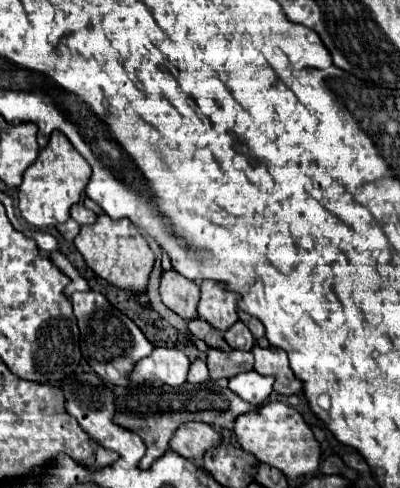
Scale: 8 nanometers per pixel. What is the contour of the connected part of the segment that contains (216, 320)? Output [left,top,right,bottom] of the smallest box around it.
[198,281,240,331]

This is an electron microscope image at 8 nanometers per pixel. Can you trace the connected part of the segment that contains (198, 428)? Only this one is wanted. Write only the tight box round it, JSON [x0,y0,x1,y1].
[170,423,222,459]

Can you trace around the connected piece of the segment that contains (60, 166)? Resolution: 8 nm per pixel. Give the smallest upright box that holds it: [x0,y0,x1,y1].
[18,131,90,227]

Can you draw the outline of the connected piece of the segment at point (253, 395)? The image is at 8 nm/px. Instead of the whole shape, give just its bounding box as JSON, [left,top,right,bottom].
[230,370,274,405]

